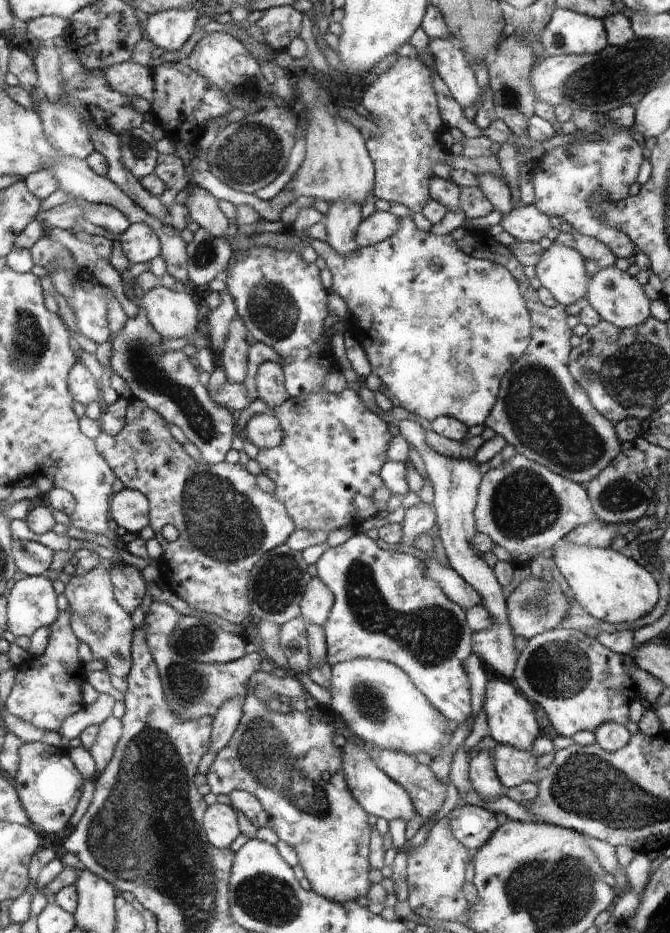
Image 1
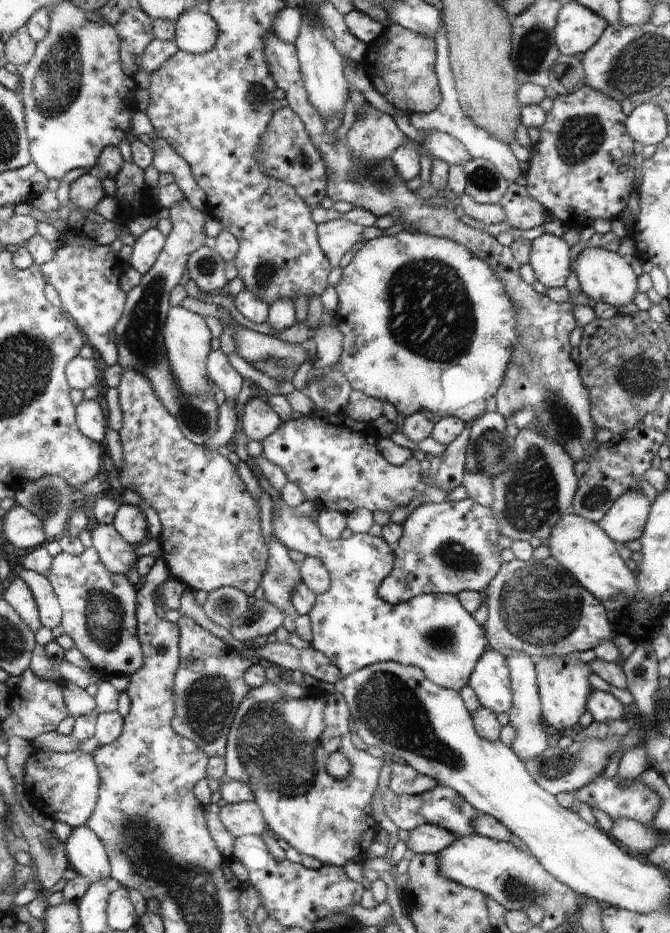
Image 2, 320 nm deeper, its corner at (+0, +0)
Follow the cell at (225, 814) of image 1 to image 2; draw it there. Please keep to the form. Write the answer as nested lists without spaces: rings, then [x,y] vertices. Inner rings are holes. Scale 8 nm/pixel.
[[[255,800],[240,804],[224,804],[220,808],[220,821],[234,838],[246,835],[261,836],[269,830],[265,816]]]

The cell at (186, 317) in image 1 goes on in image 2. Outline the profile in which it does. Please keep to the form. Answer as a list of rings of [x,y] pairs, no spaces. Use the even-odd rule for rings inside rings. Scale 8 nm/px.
[[[180,306],[169,308],[168,320],[165,323],[165,346],[168,350],[169,364],[173,368],[174,380],[180,384],[186,394],[214,394],[210,386],[206,360],[210,352],[210,330],[206,322],[197,313],[189,312]]]

